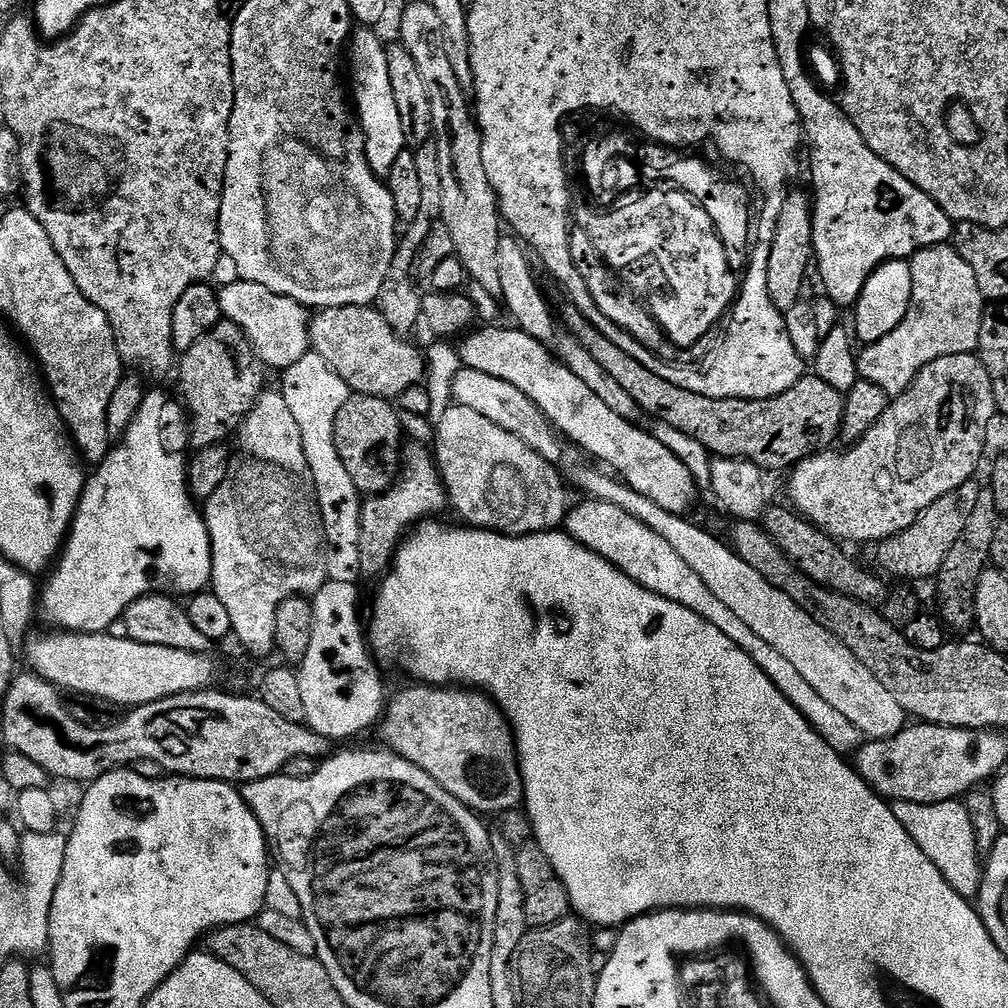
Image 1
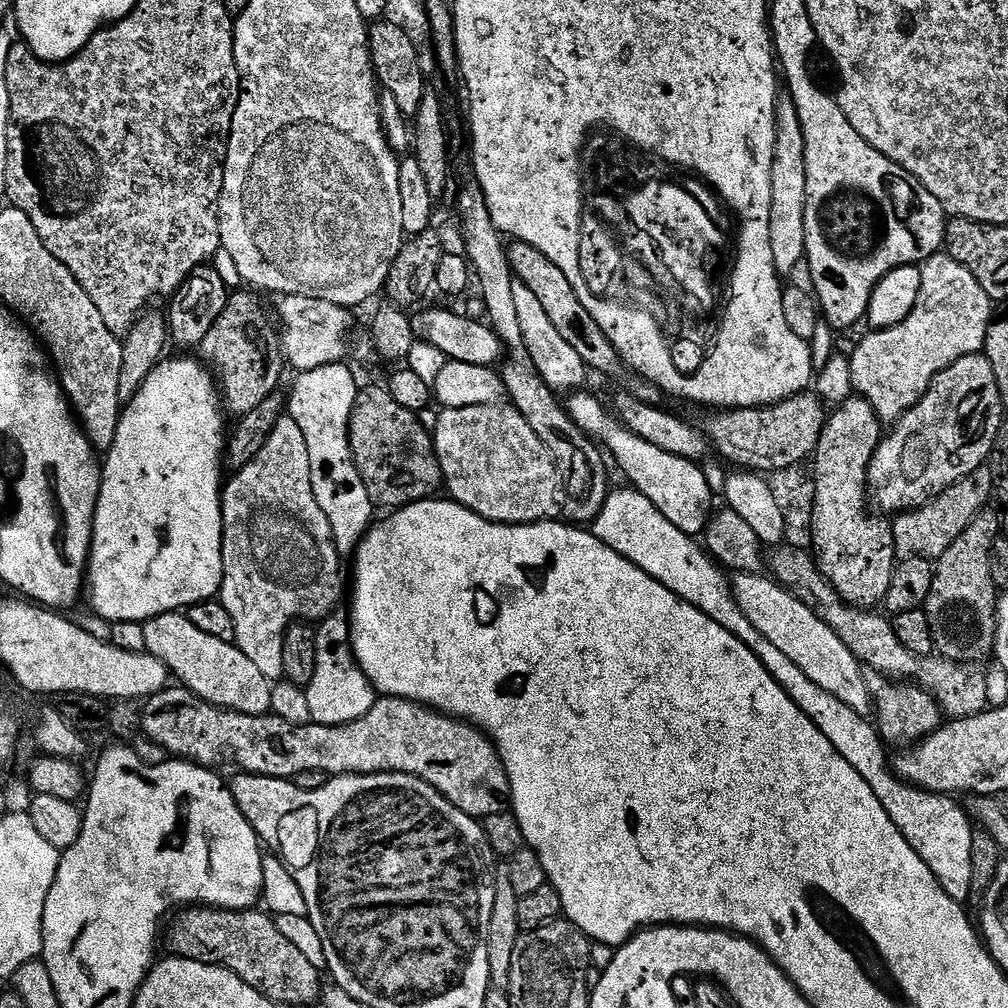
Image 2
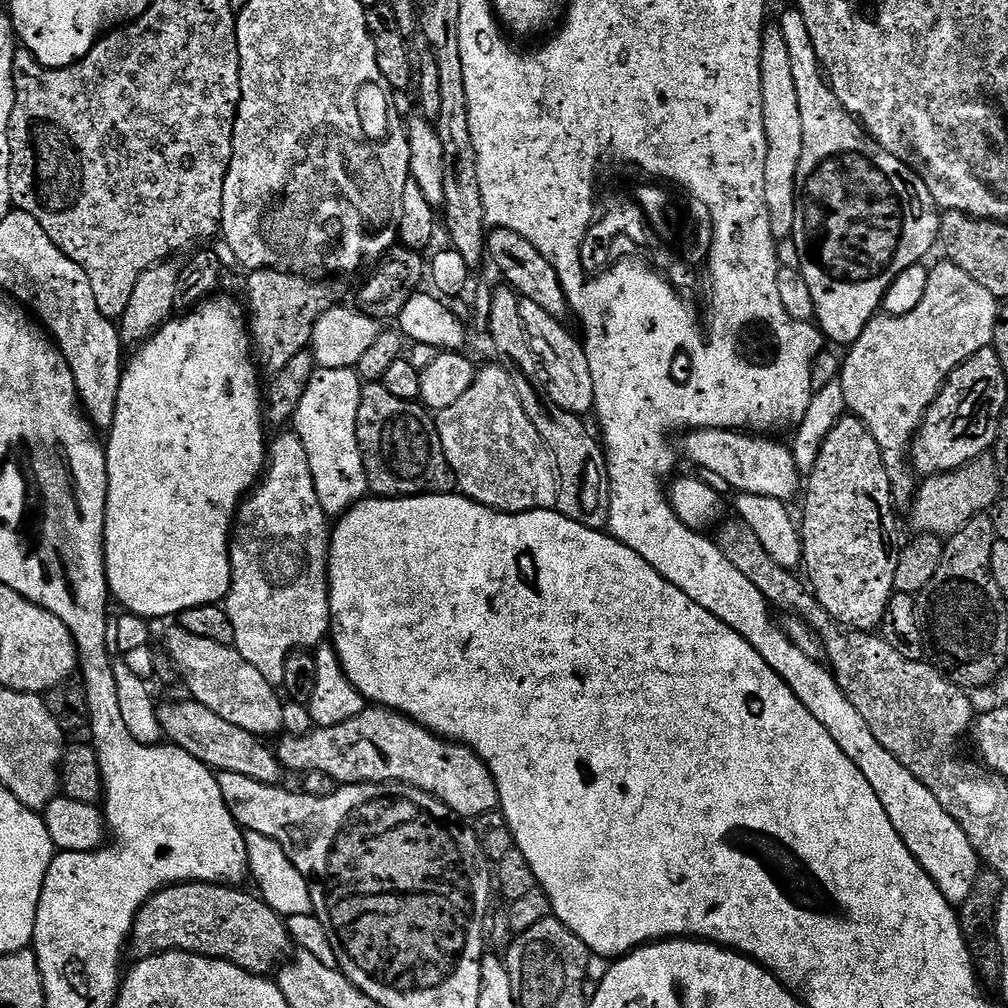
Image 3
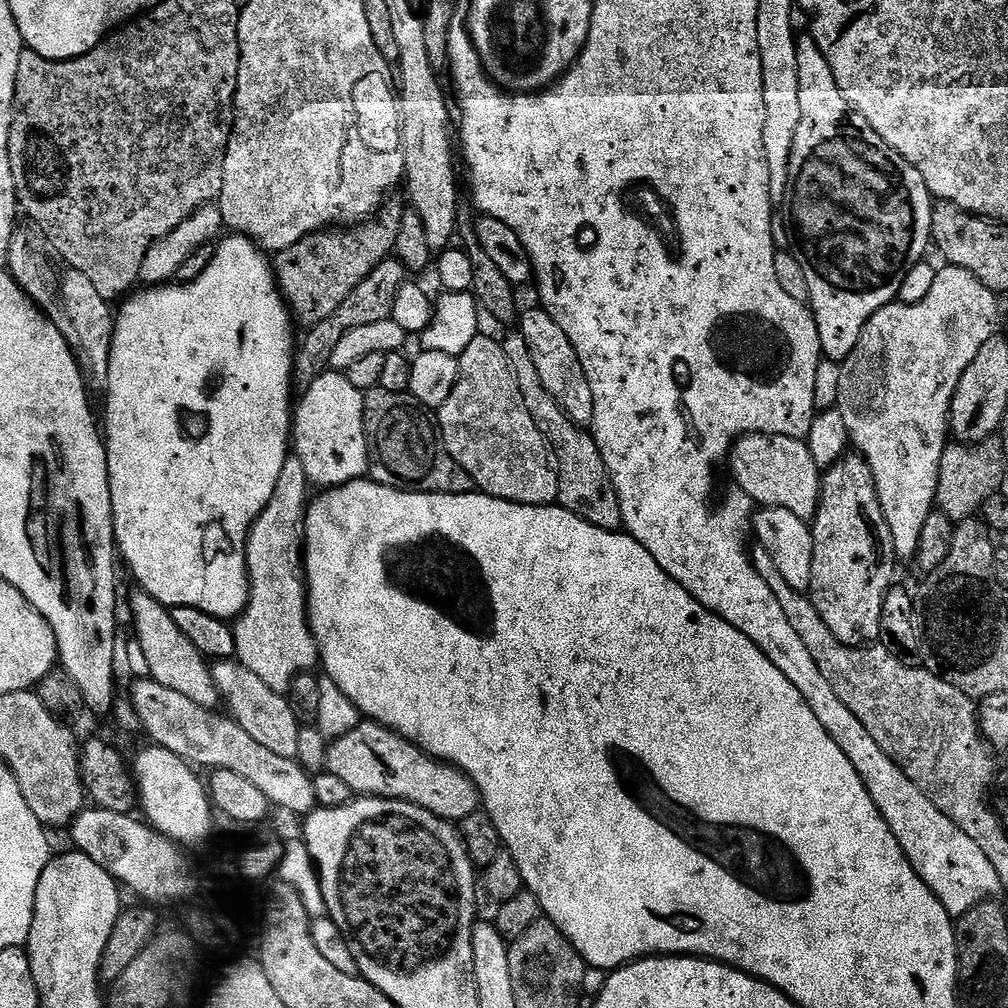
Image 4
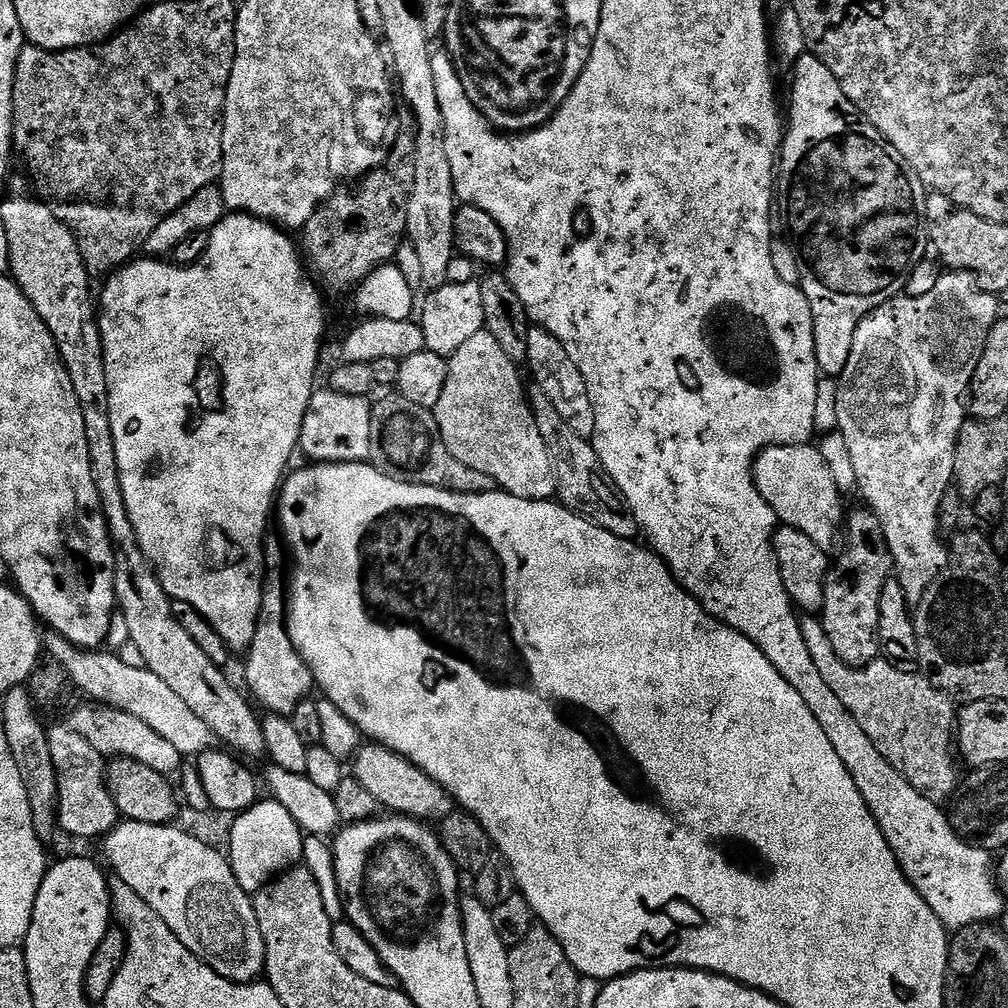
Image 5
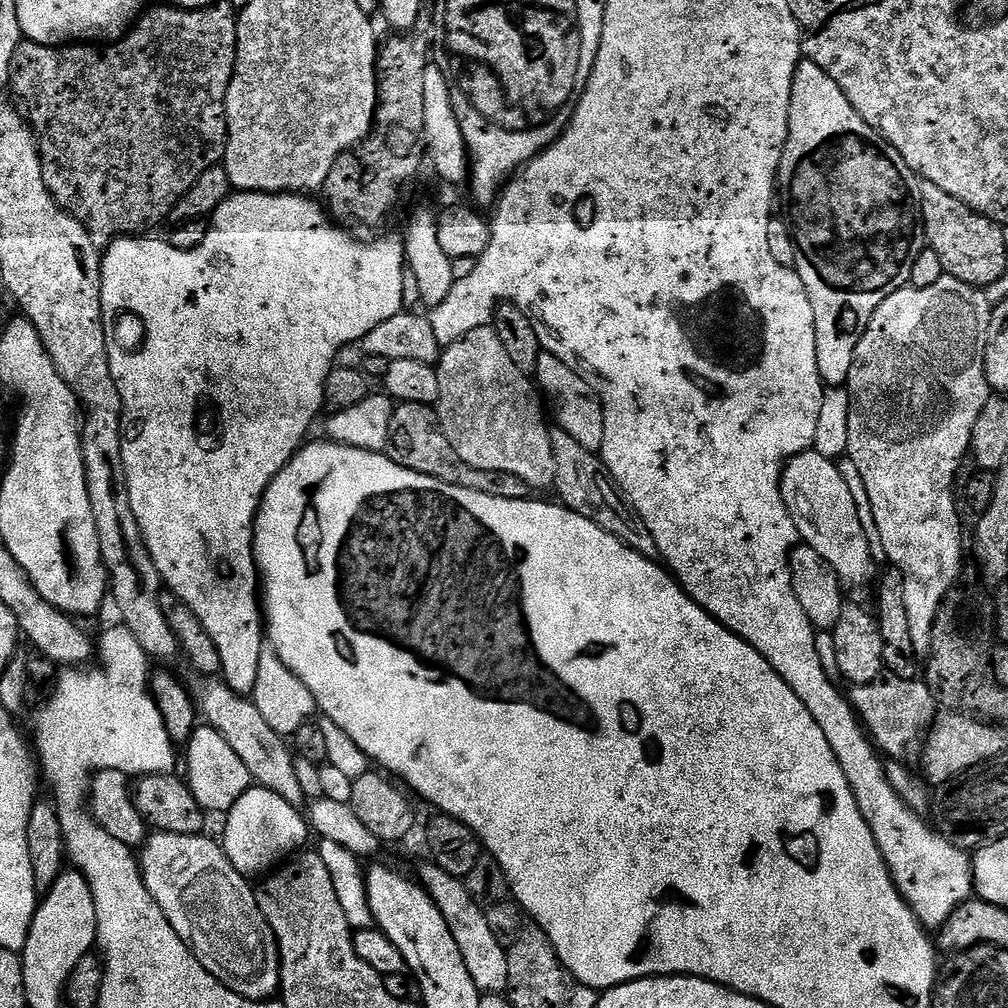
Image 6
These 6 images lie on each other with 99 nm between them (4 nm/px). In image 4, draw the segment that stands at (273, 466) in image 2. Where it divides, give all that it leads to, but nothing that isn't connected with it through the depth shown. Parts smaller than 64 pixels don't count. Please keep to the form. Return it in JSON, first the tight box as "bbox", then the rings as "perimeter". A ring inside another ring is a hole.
{"bbox":[235,458,320,693],"perimeter":[[[289,458],[282,466],[278,486],[274,486],[274,498],[262,510],[248,535],[248,581],[250,598],[243,614],[235,621],[236,654],[246,670],[258,674],[266,686],[275,692],[287,693],[288,687],[296,676],[303,672],[312,672],[320,664],[320,650],[312,636],[312,626],[308,623],[308,578],[306,575],[306,545],[304,542],[304,524],[308,518],[310,503],[310,481],[302,462]]]}

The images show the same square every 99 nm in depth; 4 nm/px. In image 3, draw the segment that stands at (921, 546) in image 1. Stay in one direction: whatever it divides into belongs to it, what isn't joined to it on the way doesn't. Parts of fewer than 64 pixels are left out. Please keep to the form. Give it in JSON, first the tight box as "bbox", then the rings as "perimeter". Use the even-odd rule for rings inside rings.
{"bbox":[910,454,1002,538],"perimeter":[[[985,454],[952,472],[941,472],[939,476],[927,477],[919,485],[910,506],[912,524],[916,527],[917,533],[951,538],[958,534],[958,530],[962,530],[962,526],[966,526],[966,522],[993,508],[1001,495],[1002,485],[998,476],[996,457]]]}

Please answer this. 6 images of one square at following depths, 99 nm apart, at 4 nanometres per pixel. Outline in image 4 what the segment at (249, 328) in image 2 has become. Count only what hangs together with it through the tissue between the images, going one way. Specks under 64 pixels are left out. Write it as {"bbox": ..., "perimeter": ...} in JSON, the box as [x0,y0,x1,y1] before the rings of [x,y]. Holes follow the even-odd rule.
{"bbox":[274,199,406,326],"perimeter":[[[389,199],[375,218],[369,218],[343,230],[325,230],[303,236],[298,243],[275,253],[274,271],[280,295],[297,325],[311,326],[330,318],[334,310],[383,260],[395,253],[395,239],[406,211],[398,201]]]}

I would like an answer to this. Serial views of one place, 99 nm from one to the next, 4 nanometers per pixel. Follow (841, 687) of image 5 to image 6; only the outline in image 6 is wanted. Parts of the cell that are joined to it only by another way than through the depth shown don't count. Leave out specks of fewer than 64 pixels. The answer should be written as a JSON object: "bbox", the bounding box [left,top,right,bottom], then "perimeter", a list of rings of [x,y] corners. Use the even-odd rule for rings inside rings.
{"bbox":[850,674,938,758],"perimeter":[[[888,674],[869,684],[857,684],[851,691],[850,703],[856,715],[860,717],[875,747],[888,758],[904,758],[916,743],[917,747],[927,737],[938,719],[934,694],[920,678],[903,680]]]}

